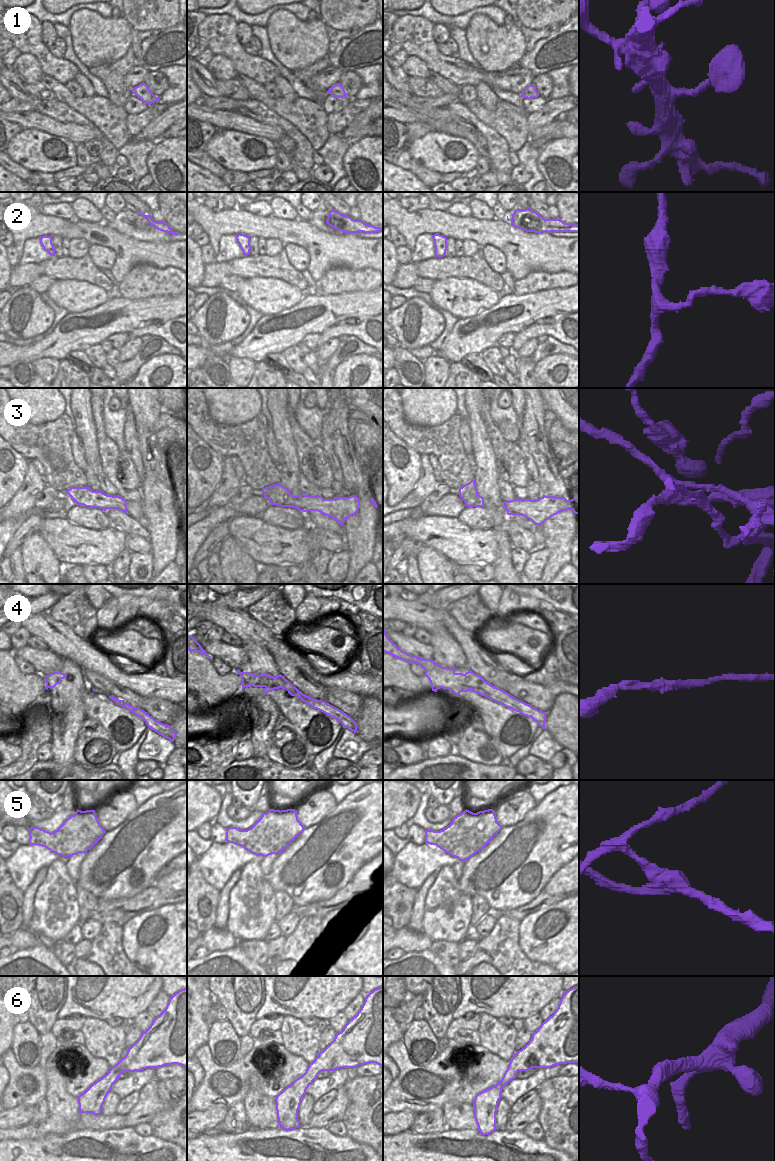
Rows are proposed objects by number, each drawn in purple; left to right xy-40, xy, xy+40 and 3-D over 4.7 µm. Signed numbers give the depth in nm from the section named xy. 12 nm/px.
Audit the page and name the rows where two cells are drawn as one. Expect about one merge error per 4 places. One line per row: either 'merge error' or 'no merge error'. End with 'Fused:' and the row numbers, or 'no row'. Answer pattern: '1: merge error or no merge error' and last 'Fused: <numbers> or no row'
1: no merge error
2: no merge error
3: merge error
4: no merge error
5: merge error
6: no merge error
Fused: 3, 5

